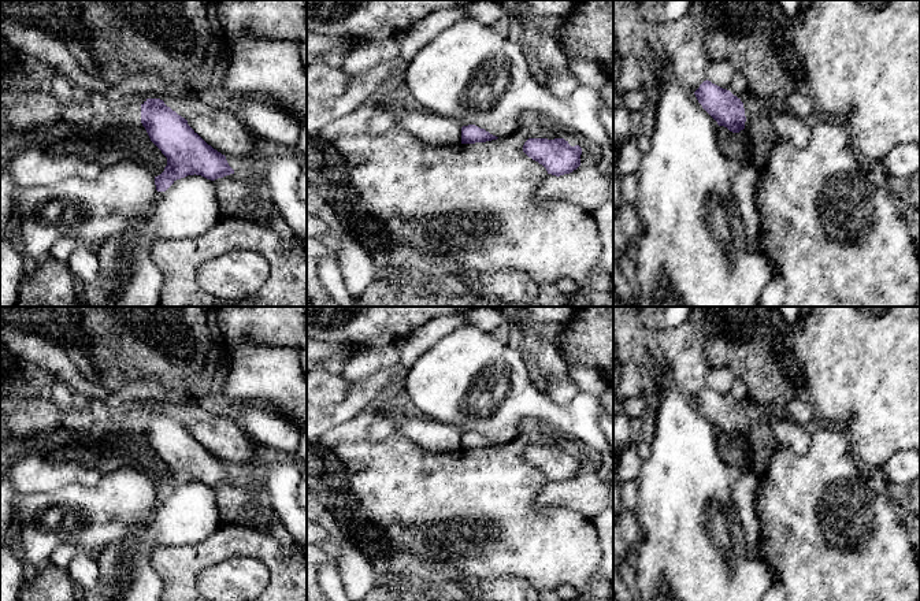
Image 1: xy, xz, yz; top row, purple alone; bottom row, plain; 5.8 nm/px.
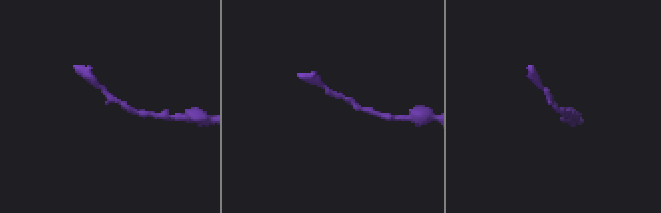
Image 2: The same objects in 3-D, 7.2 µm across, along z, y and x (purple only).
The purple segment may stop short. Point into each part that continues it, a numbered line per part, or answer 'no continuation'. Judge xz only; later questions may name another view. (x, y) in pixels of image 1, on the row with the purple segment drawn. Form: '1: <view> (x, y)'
no continuation

